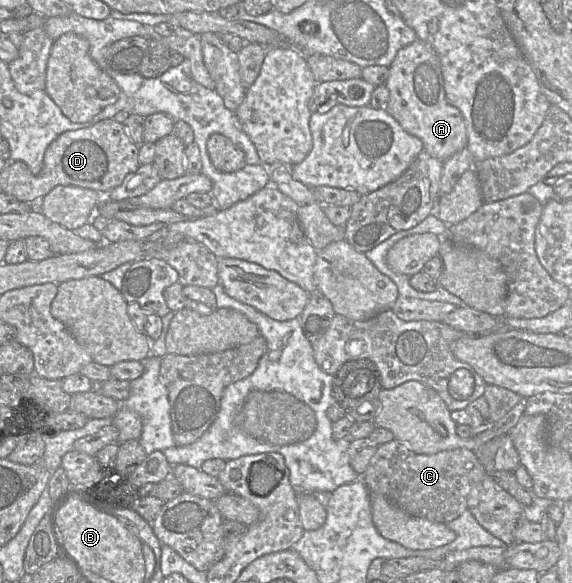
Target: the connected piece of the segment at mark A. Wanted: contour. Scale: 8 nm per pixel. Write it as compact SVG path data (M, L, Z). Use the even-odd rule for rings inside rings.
M416 39L401 48L388 70L385 86L389 100L384 109L407 133L422 141L423 150L444 162L467 146L465 120L446 99L441 62L430 44Z

